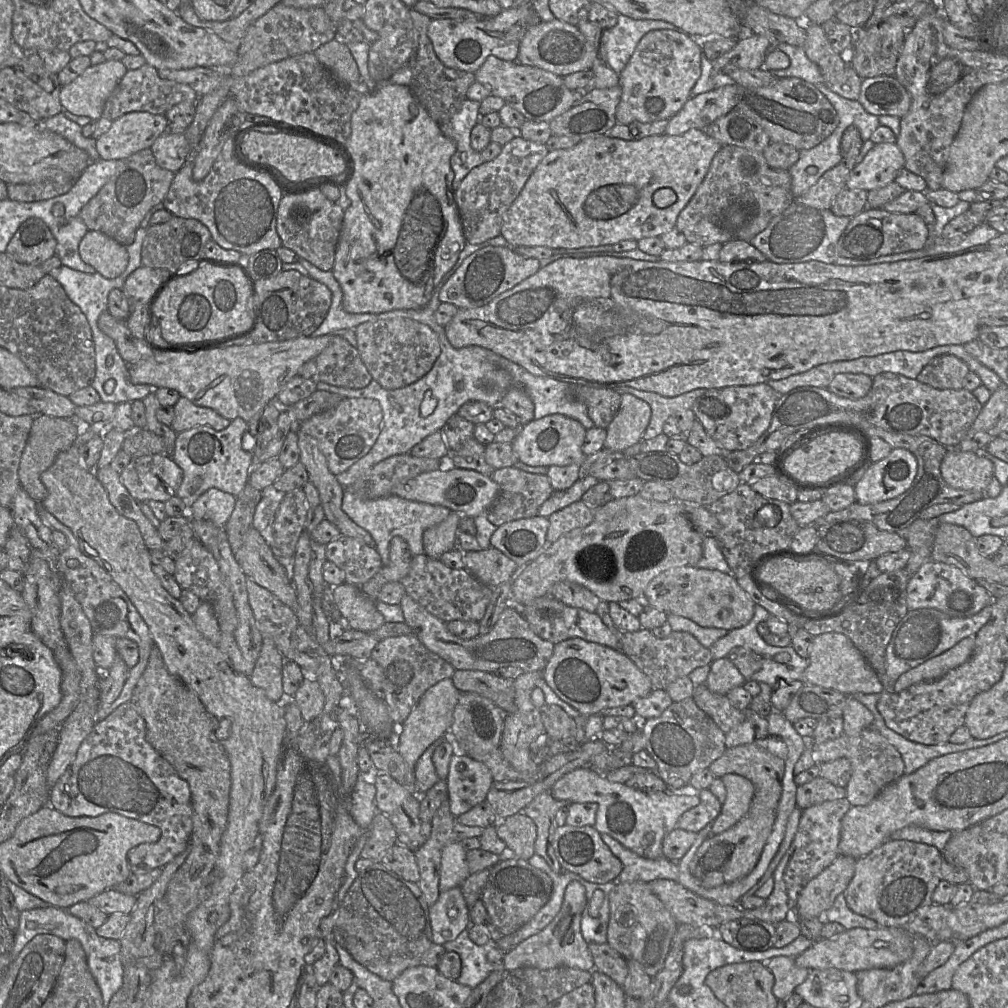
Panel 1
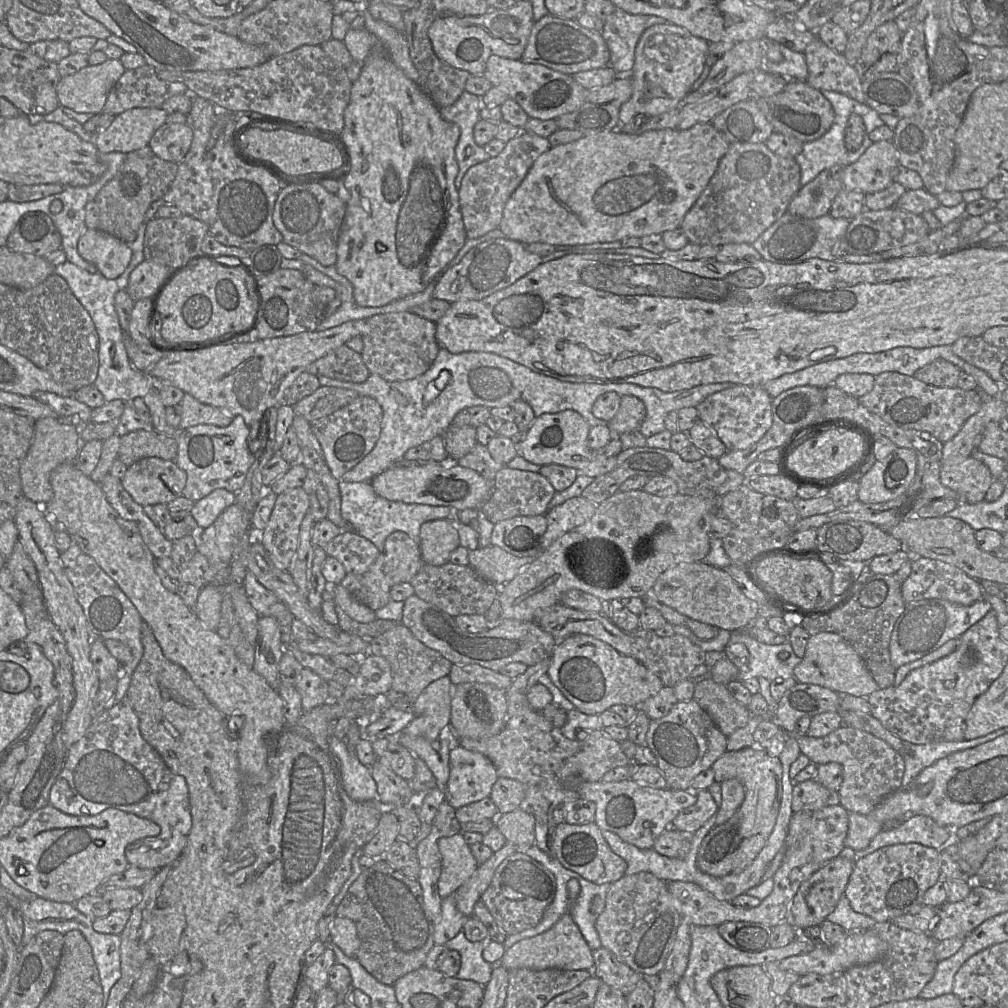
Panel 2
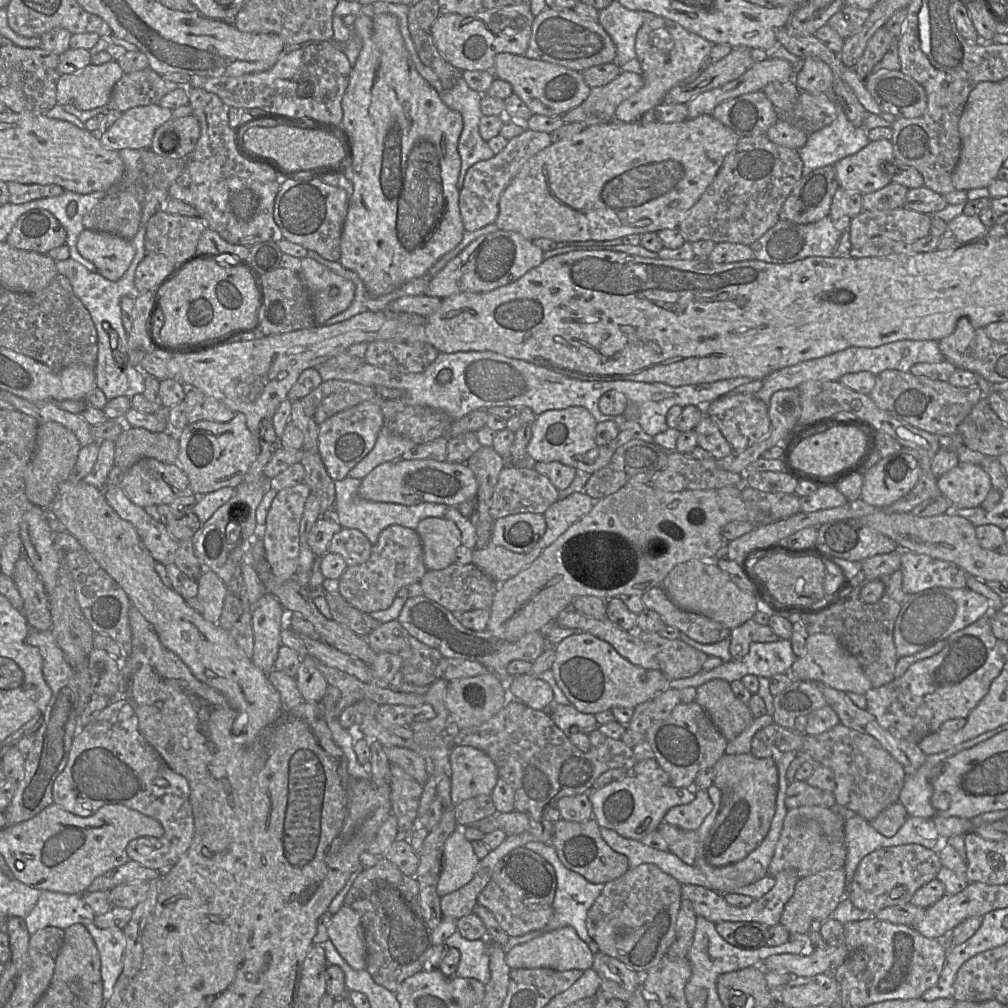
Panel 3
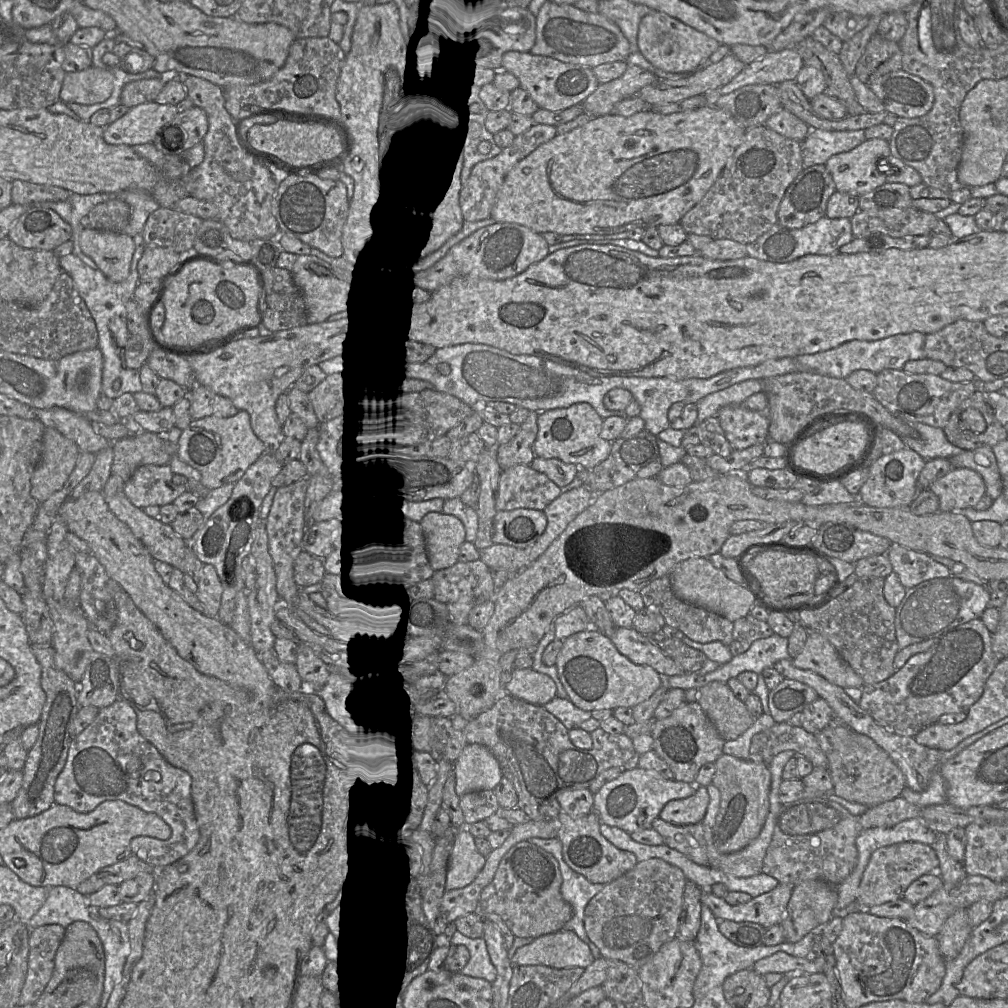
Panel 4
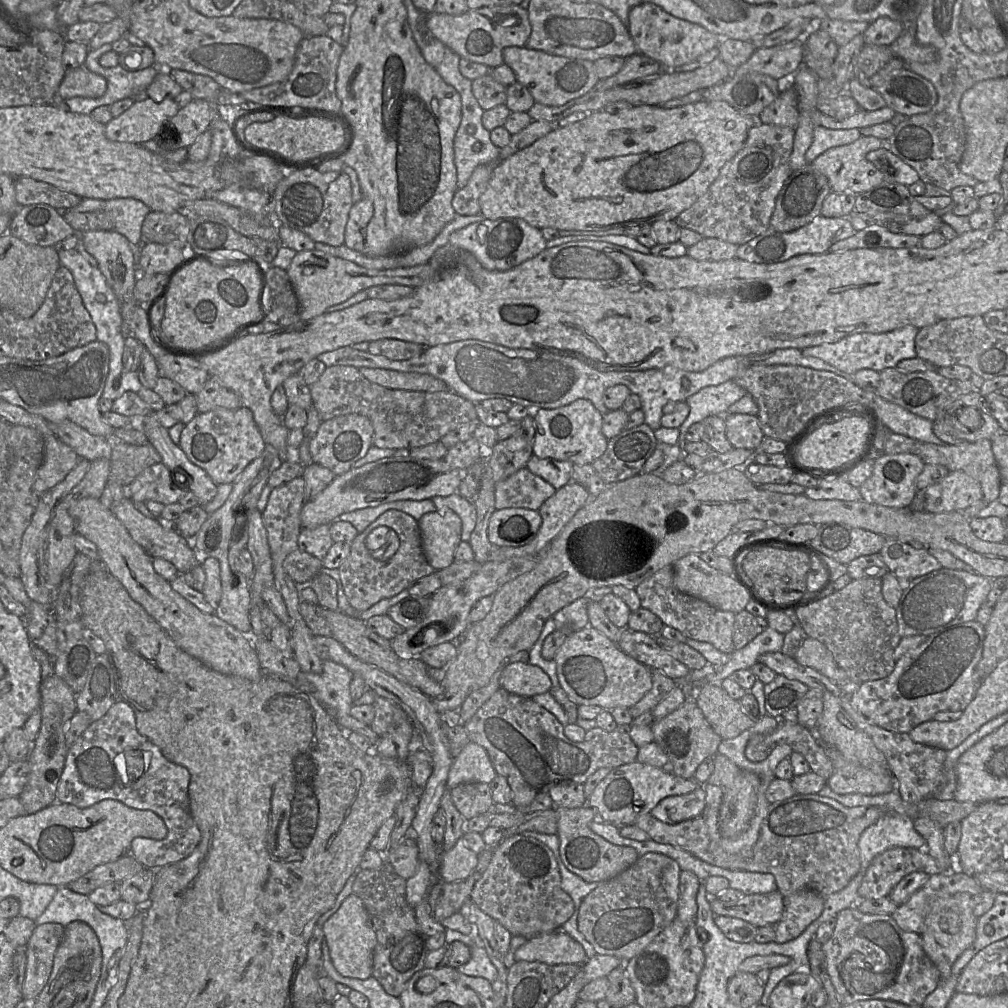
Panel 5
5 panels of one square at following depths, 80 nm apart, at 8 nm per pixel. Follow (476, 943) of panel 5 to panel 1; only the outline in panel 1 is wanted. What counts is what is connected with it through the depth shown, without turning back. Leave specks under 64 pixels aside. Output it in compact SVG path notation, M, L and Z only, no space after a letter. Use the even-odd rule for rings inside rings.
M463 930L454 940L443 944L446 951L458 953L461 959L461 971L457 978L460 984L475 988L494 970L494 965L488 962L487 945L475 944Z

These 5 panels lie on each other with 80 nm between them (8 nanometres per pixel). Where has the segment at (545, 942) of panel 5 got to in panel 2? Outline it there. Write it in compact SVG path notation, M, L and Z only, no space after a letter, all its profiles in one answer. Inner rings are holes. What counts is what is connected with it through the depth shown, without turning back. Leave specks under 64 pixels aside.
M566 913L549 930L537 936L523 939L506 949L498 964L508 971L519 968L593 971L594 959L592 950L582 936L577 924L571 915Z

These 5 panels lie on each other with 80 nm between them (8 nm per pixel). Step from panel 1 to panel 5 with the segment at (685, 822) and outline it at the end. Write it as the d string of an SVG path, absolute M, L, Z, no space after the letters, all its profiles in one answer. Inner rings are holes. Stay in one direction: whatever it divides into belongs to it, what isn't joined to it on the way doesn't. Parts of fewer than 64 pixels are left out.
M700 786L688 794L668 796L651 811L651 815L669 824L703 816L706 796L704 786Z

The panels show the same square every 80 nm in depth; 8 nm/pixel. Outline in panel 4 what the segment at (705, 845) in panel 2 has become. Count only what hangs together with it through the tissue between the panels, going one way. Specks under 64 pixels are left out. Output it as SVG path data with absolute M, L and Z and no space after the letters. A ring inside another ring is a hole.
M722 754L715 762L712 783L721 795L720 809L714 827L714 845L722 853L739 851L755 840L770 810L771 772L768 764Z

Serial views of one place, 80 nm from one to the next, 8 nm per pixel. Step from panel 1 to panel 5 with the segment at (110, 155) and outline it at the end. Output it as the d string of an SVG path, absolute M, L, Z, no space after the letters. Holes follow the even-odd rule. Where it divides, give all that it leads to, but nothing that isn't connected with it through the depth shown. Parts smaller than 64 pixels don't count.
M136 97L129 109L112 118L105 126L111 141L143 143L153 139L180 107L174 99L156 102L150 97Z

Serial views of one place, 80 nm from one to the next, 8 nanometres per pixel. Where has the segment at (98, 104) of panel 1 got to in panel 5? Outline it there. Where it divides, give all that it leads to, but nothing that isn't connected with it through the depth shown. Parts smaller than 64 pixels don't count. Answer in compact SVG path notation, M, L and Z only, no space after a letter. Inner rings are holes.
M84 66L67 70L58 93L63 100L72 97L98 98L104 95L107 89L106 79Z

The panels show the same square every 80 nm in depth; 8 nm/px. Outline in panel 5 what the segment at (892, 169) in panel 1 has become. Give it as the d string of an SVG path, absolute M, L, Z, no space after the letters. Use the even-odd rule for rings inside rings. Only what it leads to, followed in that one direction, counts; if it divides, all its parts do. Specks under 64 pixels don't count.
M861 136L853 143L826 150L816 157L810 165L826 176L831 191L840 194L860 194L884 181L883 173L866 159L868 152L883 146L886 146L886 141L874 136Z

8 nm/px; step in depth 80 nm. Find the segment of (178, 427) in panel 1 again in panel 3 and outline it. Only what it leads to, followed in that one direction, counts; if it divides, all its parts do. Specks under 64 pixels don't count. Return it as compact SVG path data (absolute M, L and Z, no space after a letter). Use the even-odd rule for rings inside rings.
M187 388L184 402L187 405L188 424L202 420L226 423L236 414L224 403L195 388Z

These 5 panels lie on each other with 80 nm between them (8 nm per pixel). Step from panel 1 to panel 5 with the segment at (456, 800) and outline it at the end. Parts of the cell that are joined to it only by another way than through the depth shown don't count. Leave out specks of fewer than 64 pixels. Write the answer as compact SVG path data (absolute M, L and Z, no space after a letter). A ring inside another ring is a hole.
M469 742L451 765L447 788L453 789L459 784L472 782L490 784L497 775L487 751Z

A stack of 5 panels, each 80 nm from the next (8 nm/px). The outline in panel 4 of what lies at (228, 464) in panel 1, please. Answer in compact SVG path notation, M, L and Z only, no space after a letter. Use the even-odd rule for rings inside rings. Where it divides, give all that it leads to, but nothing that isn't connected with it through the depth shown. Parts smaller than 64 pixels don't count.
M244 410L228 418L207 416L192 420L176 446L178 457L201 473L201 482L208 490L236 483L265 451L266 446L253 432L250 415Z

